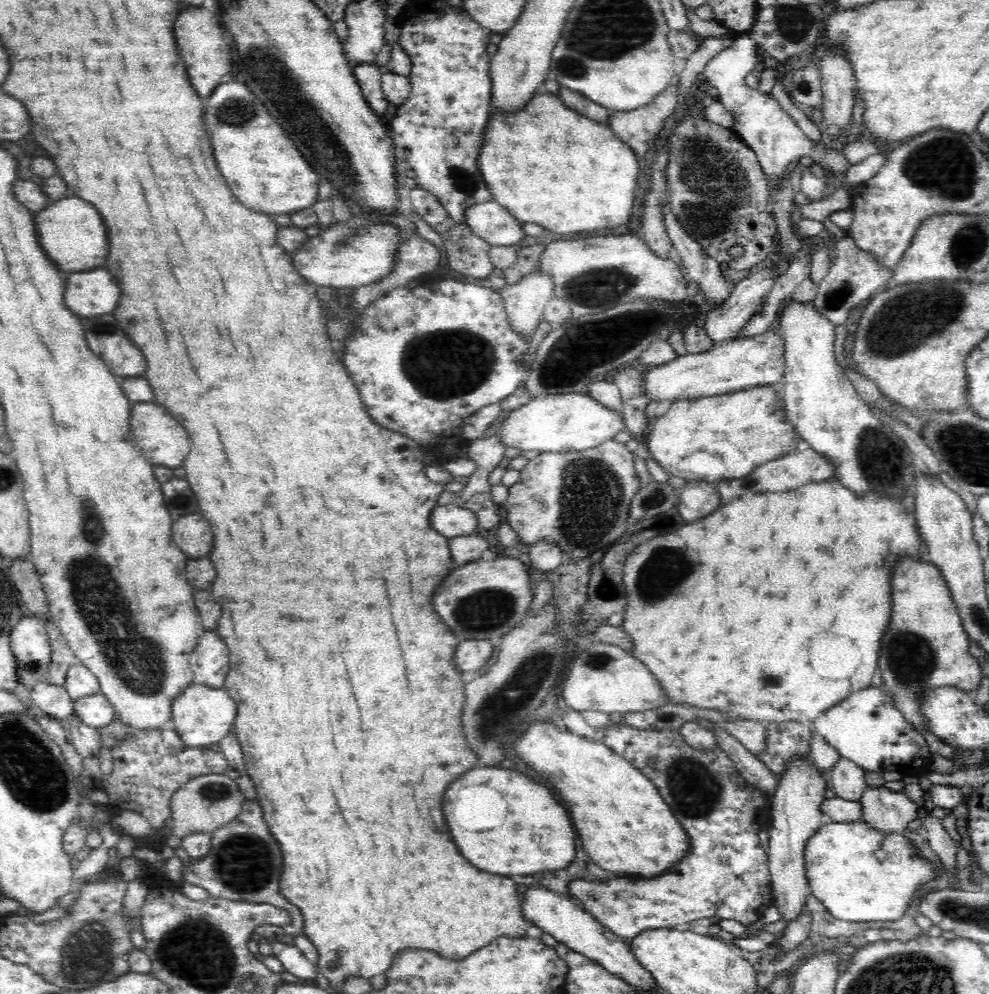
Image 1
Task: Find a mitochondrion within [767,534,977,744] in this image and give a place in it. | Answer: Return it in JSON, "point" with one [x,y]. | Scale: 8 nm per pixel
{"point":[910,659]}

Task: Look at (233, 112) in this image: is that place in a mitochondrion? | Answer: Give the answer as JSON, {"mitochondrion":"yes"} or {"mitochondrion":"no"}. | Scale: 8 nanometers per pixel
{"mitochondrion":"yes"}

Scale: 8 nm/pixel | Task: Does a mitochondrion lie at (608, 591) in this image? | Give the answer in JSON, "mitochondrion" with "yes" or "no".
{"mitochondrion":"yes"}

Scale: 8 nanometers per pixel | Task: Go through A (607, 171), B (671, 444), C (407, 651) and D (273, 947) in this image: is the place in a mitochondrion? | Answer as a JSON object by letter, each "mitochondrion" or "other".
{"A":"other","B":"other","C":"other","D":"other"}

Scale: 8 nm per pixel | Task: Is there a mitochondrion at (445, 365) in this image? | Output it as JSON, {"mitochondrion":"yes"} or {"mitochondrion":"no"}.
{"mitochondrion":"yes"}

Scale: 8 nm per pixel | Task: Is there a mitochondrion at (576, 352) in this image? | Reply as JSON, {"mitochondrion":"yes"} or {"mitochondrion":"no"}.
{"mitochondrion":"yes"}

